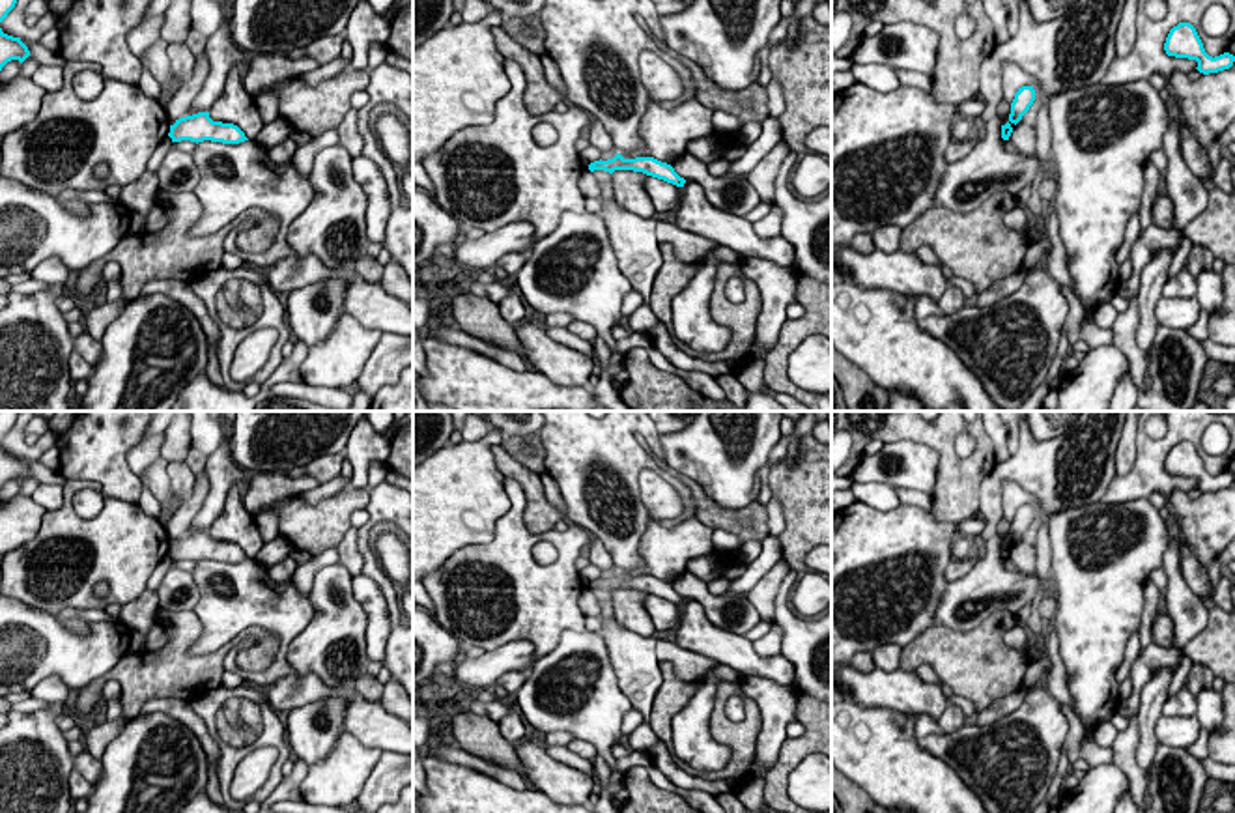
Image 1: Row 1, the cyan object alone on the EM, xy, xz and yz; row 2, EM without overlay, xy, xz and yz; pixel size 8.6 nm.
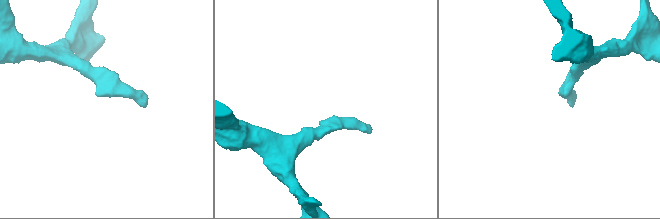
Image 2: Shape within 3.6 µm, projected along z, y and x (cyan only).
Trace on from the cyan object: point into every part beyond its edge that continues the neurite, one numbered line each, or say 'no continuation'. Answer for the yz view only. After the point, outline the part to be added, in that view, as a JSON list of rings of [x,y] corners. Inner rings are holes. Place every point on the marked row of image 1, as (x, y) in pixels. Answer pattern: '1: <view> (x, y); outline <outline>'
no continuation

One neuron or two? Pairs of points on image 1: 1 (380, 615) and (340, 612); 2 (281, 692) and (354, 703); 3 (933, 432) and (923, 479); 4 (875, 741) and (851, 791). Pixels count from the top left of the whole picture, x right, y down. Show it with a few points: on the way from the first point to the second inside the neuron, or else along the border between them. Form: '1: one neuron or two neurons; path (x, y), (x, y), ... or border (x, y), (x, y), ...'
1: two neurons; border (352, 578), (352, 597), (367, 615), (369, 656)
2: one neuron; path (299, 692), (335, 692)
3: two neurons; border (886, 442), (929, 445), (938, 455), (935, 488)
4: two neurons; border (851, 780), (867, 793)

